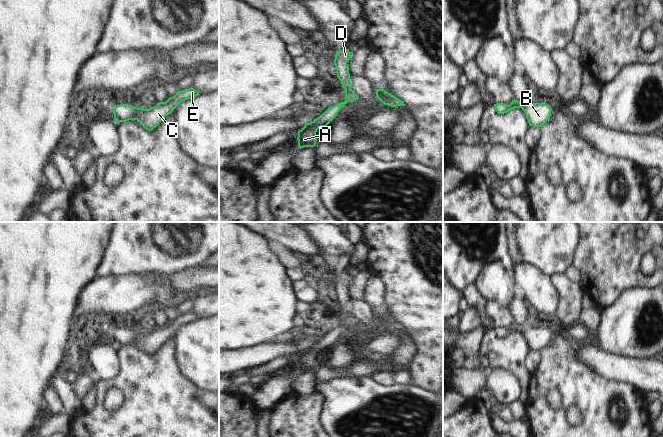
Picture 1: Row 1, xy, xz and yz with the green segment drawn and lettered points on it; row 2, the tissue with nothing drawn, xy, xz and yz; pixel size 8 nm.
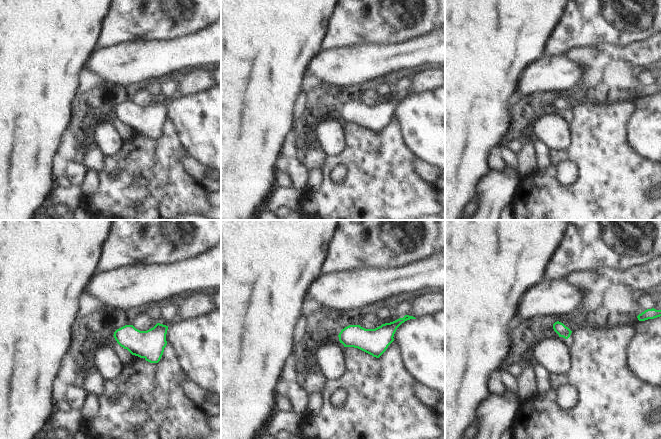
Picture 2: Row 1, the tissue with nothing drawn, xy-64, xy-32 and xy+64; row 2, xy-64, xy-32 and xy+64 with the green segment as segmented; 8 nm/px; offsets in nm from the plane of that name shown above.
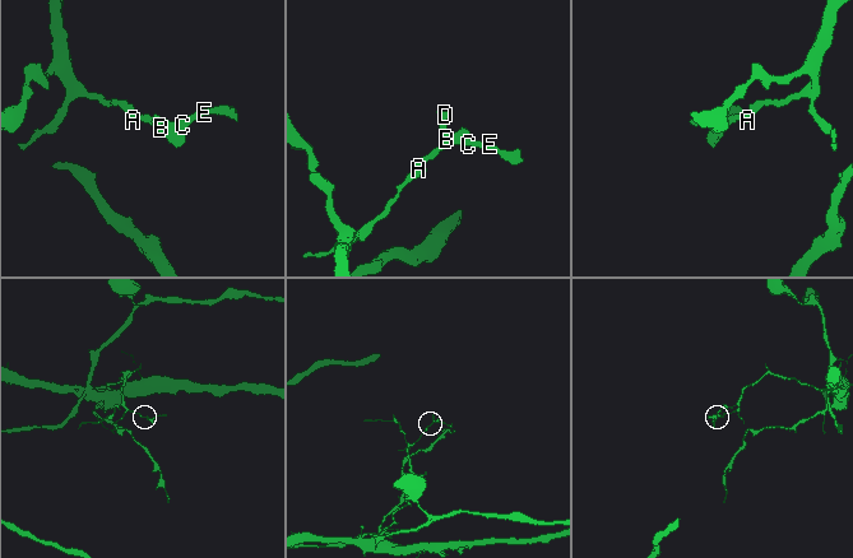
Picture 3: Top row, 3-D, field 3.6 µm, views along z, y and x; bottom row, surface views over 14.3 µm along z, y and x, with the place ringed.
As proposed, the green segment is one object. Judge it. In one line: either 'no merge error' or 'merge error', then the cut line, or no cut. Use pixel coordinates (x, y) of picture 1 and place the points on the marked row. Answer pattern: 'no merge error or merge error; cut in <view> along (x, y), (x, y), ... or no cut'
no merge error; no cut

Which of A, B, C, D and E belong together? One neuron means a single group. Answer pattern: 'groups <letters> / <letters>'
groups A B C D E

